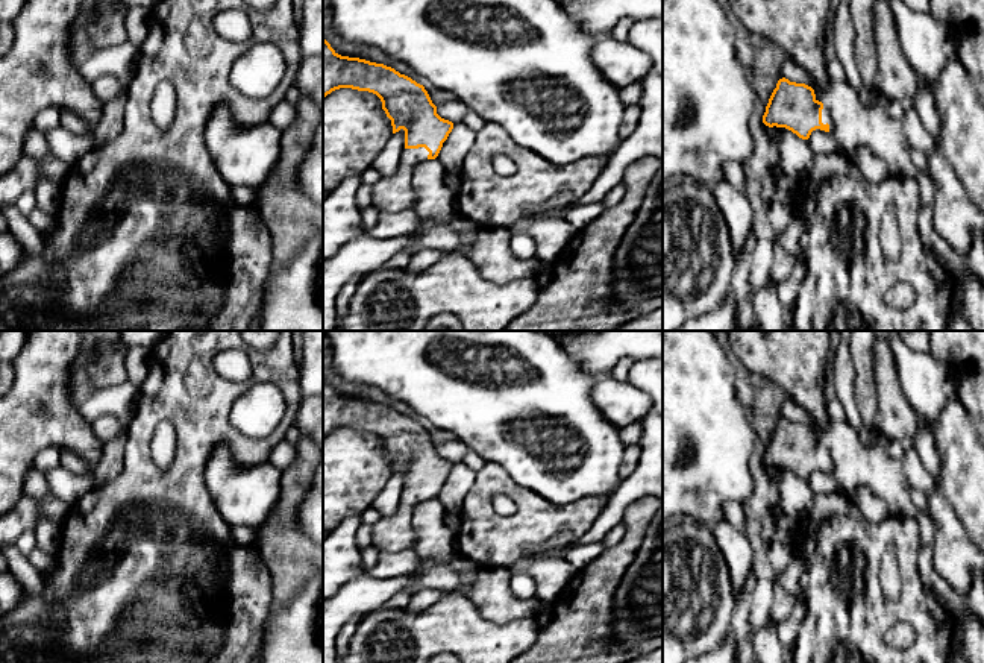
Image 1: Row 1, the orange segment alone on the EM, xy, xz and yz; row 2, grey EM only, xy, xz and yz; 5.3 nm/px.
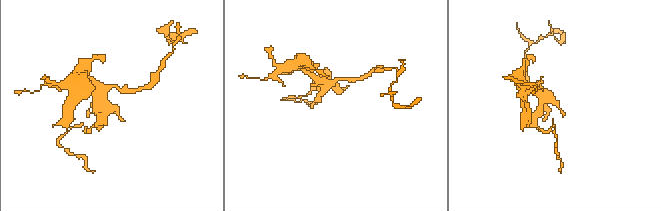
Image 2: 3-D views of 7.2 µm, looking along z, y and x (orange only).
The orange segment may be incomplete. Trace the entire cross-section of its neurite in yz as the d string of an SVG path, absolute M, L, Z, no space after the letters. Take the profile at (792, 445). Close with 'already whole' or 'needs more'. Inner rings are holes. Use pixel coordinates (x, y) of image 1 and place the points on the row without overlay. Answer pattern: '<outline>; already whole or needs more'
M782 417L773 429L763 463L769 467L785 467L802 479L808 479L816 469L834 472L828 445L816 438L814 429L805 423Z; needs more

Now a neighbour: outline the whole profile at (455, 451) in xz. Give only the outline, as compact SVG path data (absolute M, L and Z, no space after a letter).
M453 440L453 441L447 441L447 443L437 446L437 454L441 458L449 460L453 464L456 464L464 460L467 449L468 448L462 441Z

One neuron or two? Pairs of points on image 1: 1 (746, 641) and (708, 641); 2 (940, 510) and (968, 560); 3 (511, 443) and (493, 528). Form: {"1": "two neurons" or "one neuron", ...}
{"1": "two neurons", "2": "one neuron", "3": "two neurons"}

